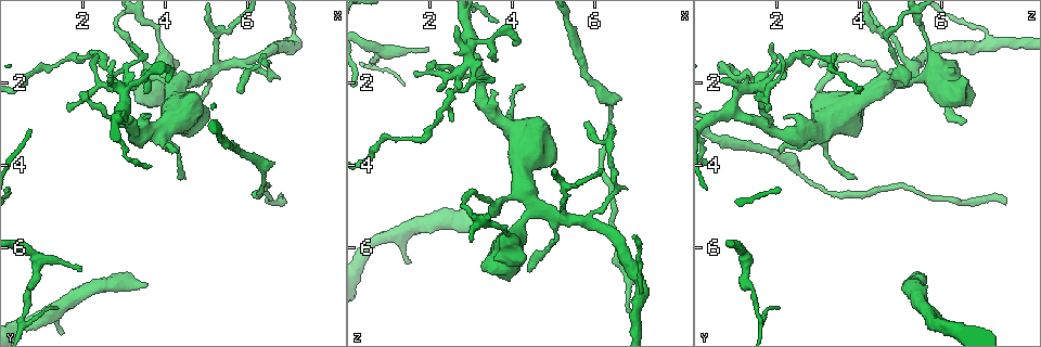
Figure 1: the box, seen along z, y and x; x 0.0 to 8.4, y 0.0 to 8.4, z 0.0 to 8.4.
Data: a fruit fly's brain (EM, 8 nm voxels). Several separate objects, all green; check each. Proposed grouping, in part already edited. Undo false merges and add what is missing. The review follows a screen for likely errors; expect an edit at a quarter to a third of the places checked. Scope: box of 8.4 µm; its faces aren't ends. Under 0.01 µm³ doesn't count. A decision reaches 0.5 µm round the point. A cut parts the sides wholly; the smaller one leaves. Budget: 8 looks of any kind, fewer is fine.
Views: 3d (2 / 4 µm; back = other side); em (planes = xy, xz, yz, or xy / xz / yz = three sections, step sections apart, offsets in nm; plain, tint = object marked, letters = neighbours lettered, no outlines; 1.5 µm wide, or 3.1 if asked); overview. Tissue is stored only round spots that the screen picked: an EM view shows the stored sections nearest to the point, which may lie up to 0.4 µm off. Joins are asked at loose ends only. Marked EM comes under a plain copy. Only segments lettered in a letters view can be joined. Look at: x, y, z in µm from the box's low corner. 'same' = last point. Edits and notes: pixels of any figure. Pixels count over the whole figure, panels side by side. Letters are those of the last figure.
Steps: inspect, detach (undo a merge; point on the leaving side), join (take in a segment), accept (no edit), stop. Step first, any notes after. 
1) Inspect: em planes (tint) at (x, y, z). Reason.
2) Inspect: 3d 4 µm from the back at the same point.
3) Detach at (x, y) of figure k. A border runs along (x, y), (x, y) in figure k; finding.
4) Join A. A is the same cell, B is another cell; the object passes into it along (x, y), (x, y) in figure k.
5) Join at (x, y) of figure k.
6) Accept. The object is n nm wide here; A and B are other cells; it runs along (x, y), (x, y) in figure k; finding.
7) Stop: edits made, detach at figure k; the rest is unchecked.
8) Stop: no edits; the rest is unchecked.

Inspect: em xy step 8 (tint) at (4.35, 3.60, 2.10). Tapers out.

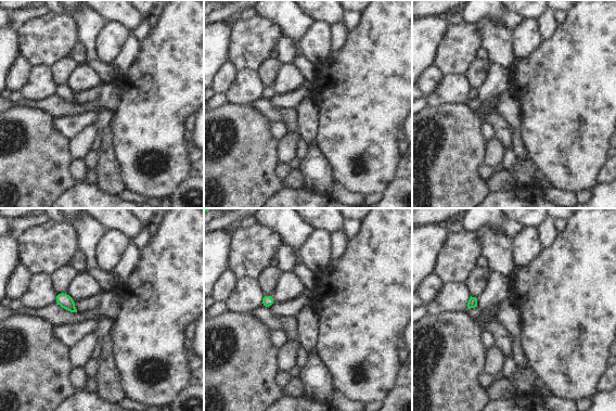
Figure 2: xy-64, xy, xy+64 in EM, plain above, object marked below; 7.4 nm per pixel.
Inspect: em planes (letters) at the same point.

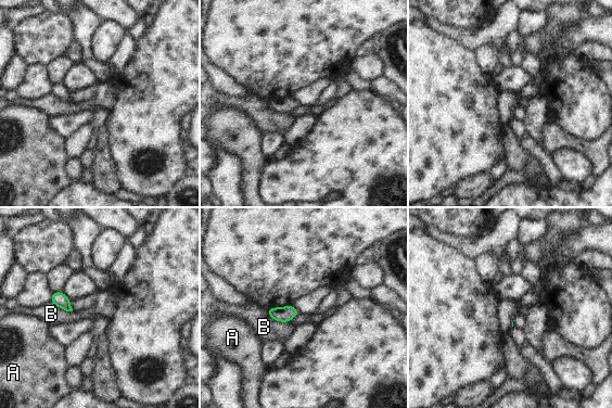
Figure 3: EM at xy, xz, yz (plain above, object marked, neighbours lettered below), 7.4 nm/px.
Accept. A and B are other cells; a border runs along (267, 308), (270, 317), (285, 322) in figure 3; no lettered segment goes on from it.

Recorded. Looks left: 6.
Inspect: em xz step 8 (tint) at (6.55, 1.80, 4.60). Sharp bend.

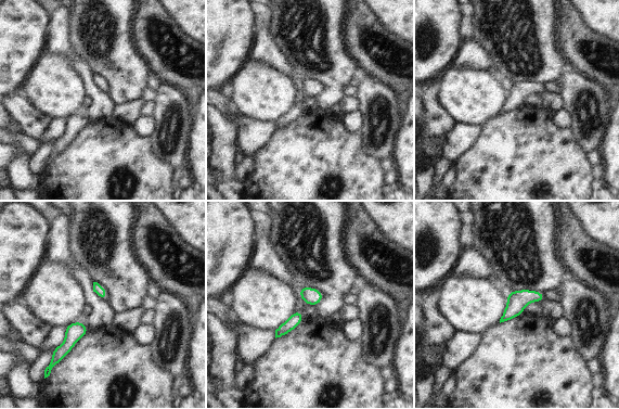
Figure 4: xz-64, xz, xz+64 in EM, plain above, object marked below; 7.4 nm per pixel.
Inspect: em xz step 8 (letters) at the same point. See the neighbours.

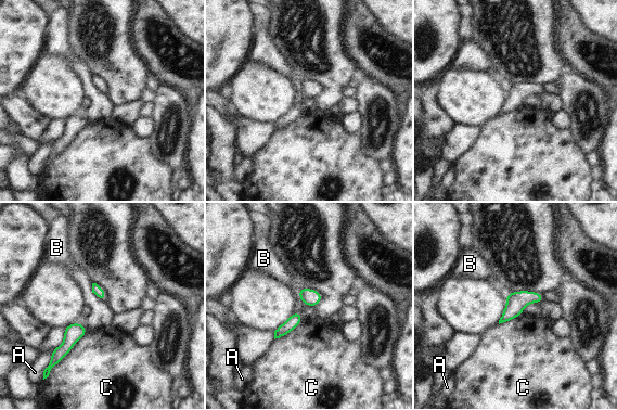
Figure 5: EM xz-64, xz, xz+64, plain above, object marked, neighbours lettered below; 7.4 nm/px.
Accept. A, B and C are other cells; a border runs along (298, 289), (298, 297), (313, 307) in figure 5; all the same neuron.

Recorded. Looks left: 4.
Inspect: em xy step 4 (tint) at (4.50, 2.85, 6.55).

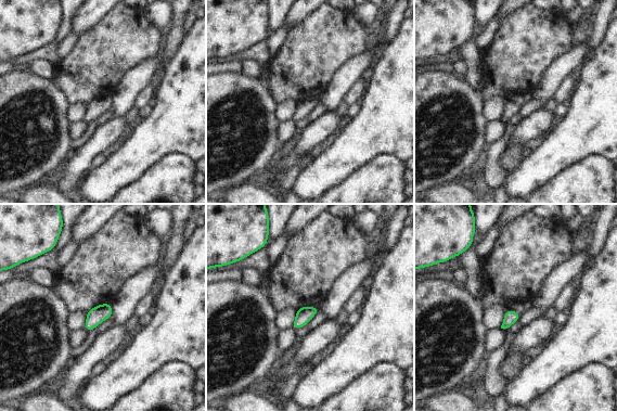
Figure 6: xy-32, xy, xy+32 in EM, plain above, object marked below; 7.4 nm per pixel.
Inspect: em yz step 8 (letters) at the same point.

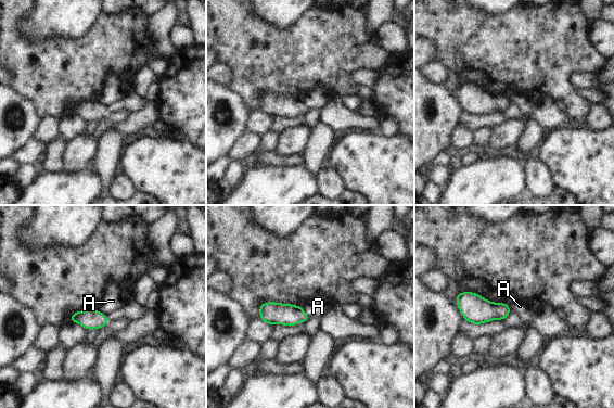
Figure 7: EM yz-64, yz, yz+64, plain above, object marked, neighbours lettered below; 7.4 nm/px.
Accept. A is another cell; a border runs along (97, 308), (107, 316) in figure 7; no lettered segment goes on from it.

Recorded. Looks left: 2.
Stop: no edits; the rest is unchecked.

